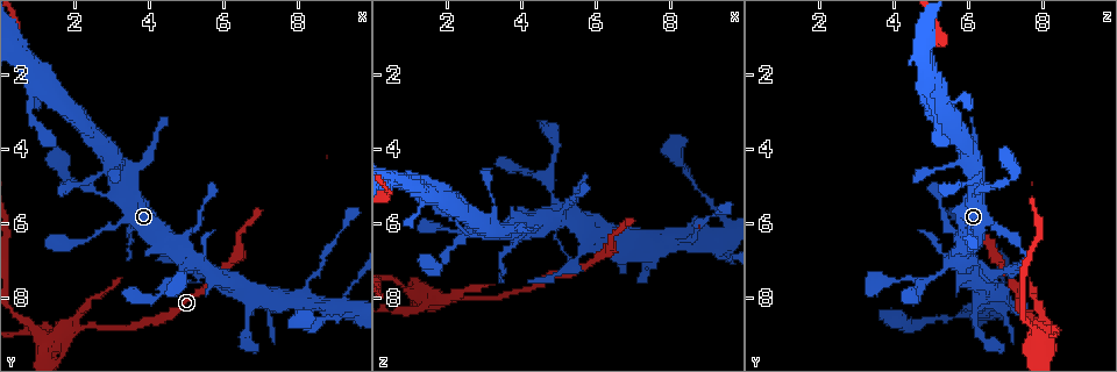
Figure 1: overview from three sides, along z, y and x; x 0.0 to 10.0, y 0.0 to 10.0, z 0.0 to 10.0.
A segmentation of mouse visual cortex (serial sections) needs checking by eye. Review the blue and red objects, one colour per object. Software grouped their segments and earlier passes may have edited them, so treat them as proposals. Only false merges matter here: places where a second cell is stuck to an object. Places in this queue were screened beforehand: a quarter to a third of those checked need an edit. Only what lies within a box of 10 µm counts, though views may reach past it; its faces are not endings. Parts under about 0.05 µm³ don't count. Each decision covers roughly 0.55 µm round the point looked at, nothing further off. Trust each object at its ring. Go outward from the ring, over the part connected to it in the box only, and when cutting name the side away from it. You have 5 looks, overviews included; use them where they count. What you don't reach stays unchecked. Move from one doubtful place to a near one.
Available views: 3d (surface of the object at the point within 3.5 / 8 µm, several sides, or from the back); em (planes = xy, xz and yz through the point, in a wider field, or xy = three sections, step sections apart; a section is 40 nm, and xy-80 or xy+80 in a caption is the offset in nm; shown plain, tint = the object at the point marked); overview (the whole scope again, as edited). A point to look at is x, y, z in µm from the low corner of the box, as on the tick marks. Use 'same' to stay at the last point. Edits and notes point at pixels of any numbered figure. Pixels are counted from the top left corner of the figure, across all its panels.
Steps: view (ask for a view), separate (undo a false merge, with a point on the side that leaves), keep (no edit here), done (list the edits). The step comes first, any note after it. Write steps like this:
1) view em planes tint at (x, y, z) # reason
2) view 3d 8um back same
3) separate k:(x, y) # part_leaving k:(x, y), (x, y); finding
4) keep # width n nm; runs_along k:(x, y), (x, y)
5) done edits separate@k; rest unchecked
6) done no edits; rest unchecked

view 3d 3.5um at (5.00, 7.00, 5.70) # looks like a crossing

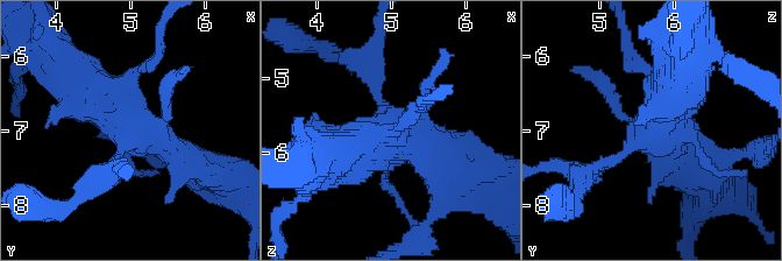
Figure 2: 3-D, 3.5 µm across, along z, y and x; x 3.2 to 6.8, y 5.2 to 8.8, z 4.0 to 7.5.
view em xy step 2 tint at (4.95, 7.05, 5.65)

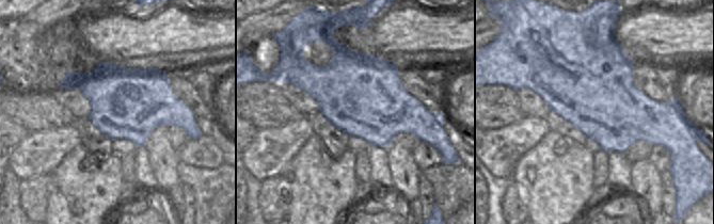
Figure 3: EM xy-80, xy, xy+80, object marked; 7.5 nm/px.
keep # runs_along 2:(70, 75), (146, 136), (196, 161); continuous, no second cell

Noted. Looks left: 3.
view 3d 8um at (8.20, 8.05, 6.50) # a fork

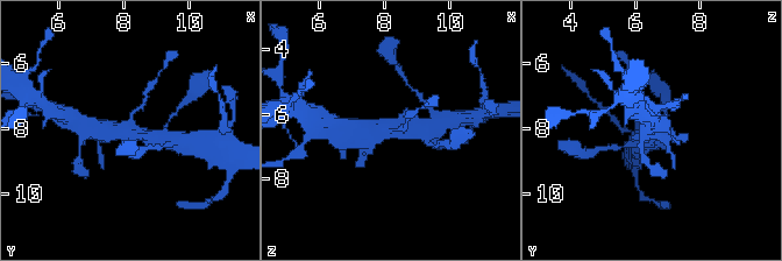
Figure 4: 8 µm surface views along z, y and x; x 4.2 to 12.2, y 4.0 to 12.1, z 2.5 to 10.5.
view 3d 3.5um same # zoom in

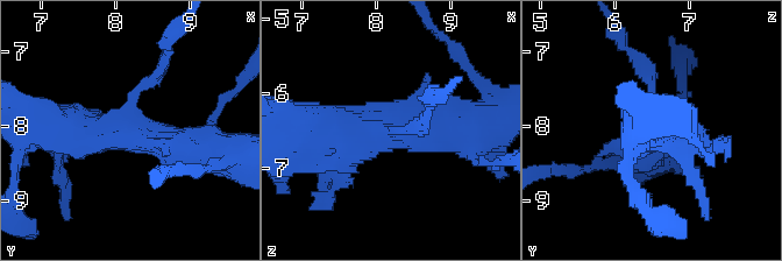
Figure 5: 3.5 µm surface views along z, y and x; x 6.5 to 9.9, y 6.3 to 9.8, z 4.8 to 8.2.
view em xy step 2 tint at (8.20, 8.10, 6.55) # arms 3; arm_widths 150, 500, 600 nm; now the EM

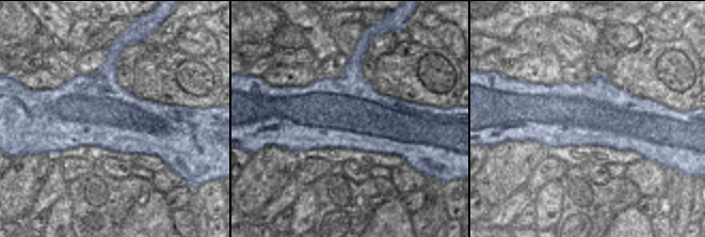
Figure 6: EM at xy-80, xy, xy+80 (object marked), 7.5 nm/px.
keep # runs_along 5:(50, 129), (204, 147); continuous, no second cell

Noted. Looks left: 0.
done no edits; rest unchecked

